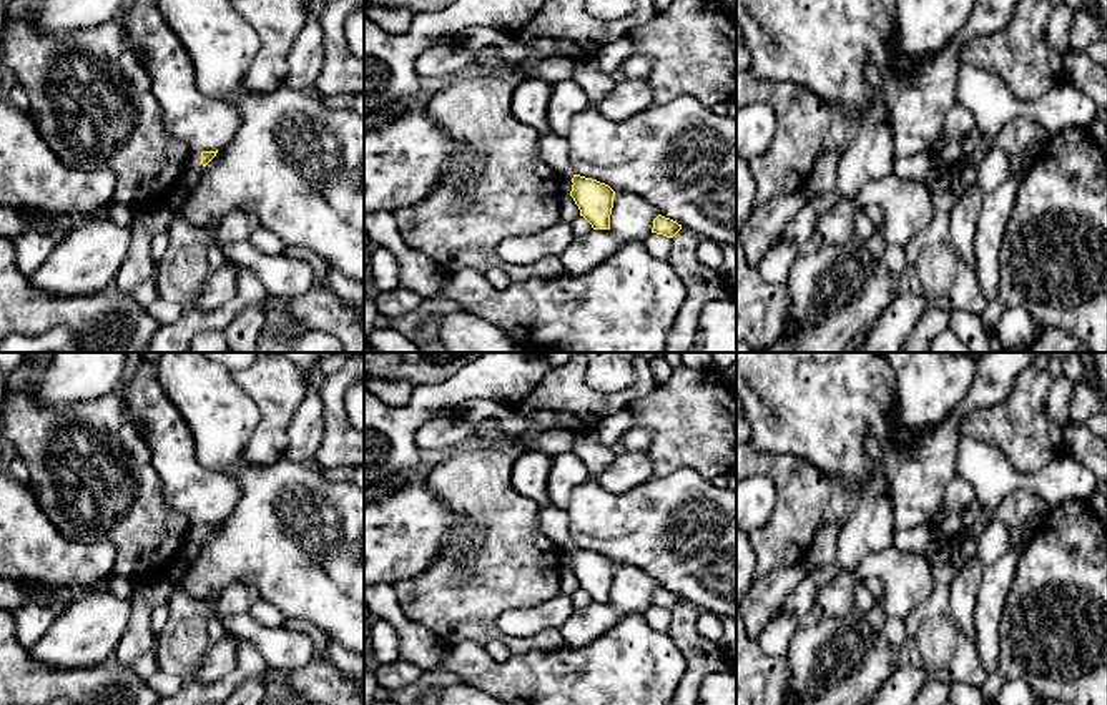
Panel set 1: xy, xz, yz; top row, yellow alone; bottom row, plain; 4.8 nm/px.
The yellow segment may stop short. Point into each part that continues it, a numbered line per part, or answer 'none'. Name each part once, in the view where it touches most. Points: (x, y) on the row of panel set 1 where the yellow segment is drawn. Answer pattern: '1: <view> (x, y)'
1: xy (193, 162)

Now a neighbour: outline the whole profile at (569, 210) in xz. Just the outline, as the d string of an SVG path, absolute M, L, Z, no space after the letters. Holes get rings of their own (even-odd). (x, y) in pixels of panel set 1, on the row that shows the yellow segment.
M570 195L560 196L560 218L562 221L572 223L577 216L580 216L580 210L575 205Z

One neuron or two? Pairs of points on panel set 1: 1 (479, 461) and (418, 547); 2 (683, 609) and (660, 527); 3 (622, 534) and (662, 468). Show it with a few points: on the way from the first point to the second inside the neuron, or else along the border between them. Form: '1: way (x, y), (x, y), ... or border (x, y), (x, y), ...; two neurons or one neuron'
1: border (428, 476), (428, 486), (452, 516), (447, 544); two neurons
2: border (682, 599), (695, 604); two neurons
3: border (695, 469), (683, 468), (664, 476), (654, 476); two neurons

